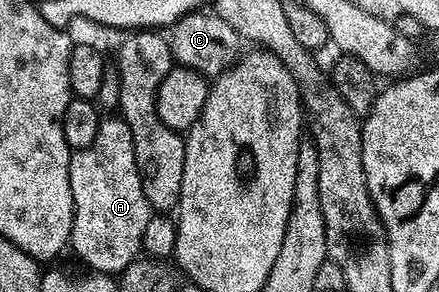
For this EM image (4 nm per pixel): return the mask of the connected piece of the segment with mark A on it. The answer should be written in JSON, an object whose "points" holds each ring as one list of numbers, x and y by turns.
{"points":[[113,115,113,117,105,116,98,127,98,136,95,137,94,143,88,149,75,150,70,159,70,191,74,199,74,223,72,224,72,239,70,242,71,252,76,252,86,264,89,270,95,271,100,275,119,275,130,262,137,260,142,253,142,231,146,231,146,223,150,223,150,219,154,215,154,210,146,199,146,191,142,191,142,179,138,171,138,163,134,155,134,135,130,135,130,127,124,122,123,117]]}

